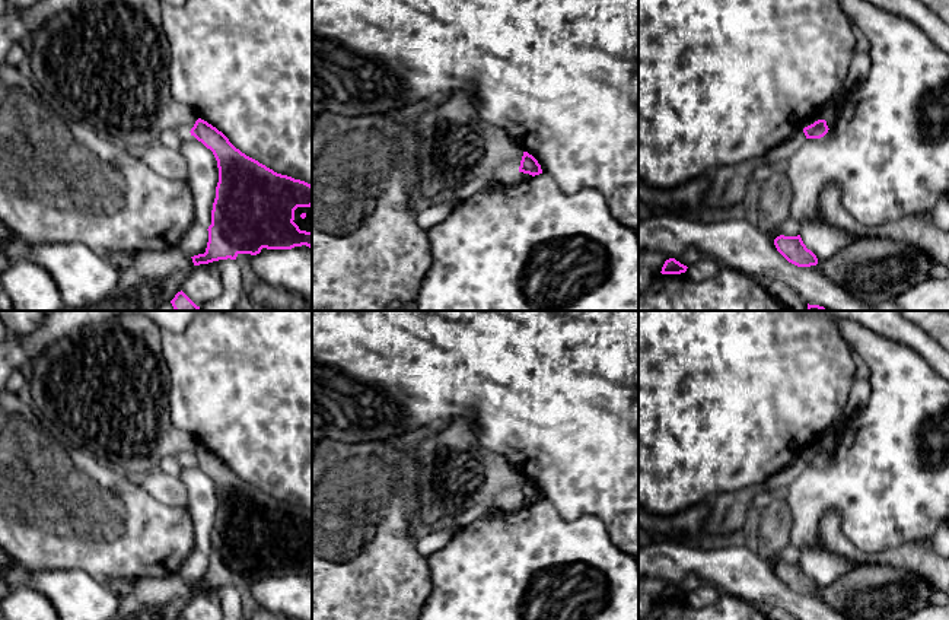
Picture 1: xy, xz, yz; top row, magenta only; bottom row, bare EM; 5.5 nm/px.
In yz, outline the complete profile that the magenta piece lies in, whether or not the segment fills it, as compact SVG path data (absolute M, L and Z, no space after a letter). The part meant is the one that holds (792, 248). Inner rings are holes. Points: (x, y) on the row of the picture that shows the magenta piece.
M780 235L774 239L777 251L792 264L797 267L811 267L818 264L816 255L806 248L800 235L784 236Z

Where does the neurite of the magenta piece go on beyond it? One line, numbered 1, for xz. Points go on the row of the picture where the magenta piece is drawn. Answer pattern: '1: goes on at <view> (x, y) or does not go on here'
1: does not go on here

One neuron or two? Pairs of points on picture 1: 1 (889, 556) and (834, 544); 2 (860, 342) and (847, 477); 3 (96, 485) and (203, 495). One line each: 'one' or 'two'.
1: one
2: one
3: two

